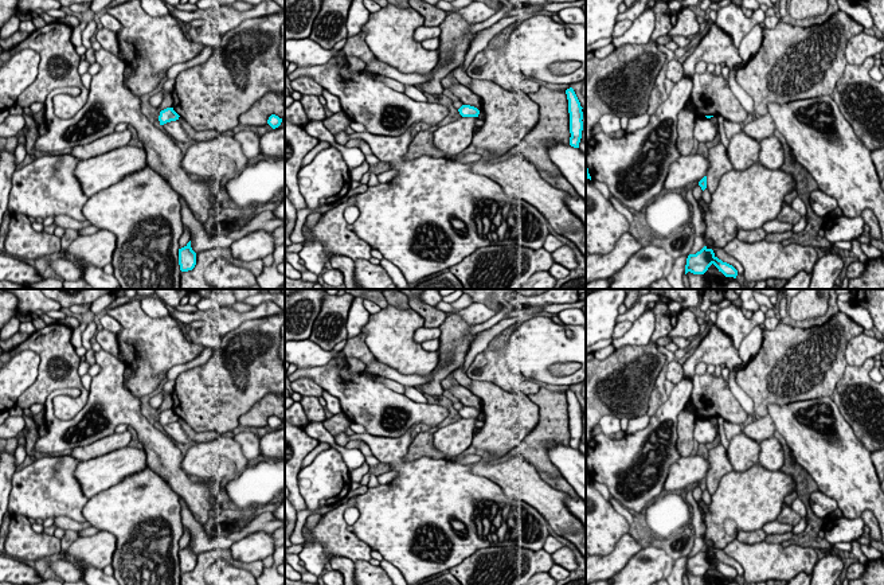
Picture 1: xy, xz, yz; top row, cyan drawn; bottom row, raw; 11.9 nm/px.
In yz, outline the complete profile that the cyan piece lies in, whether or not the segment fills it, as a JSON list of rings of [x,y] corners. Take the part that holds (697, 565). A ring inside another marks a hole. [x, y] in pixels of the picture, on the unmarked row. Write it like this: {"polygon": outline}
{"polygon": [[[704,547],[700,553],[696,555],[689,555],[687,559],[687,566],[685,566],[685,576],[688,573],[693,576],[704,576],[711,566],[715,566],[719,573],[721,573],[725,578],[734,578],[736,580],[738,572],[727,565],[719,561],[712,550],[708,550]]]}

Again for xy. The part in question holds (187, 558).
{"polygon": [[[191,542],[179,550],[179,566],[181,573],[192,572],[196,566],[196,554],[191,549]]]}

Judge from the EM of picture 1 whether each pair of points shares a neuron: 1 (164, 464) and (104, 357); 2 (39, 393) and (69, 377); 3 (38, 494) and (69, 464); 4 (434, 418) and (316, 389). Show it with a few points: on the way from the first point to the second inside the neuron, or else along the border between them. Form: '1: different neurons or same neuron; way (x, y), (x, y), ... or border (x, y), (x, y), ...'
1: same neuron; way (151, 437), (110, 394), (110, 383)
2: same neuron; way (46, 386), (55, 377), (62, 377)
3: same neuron; way (46, 486), (61, 471)
4: different neurons; border (298, 377), (312, 378), (323, 390)

